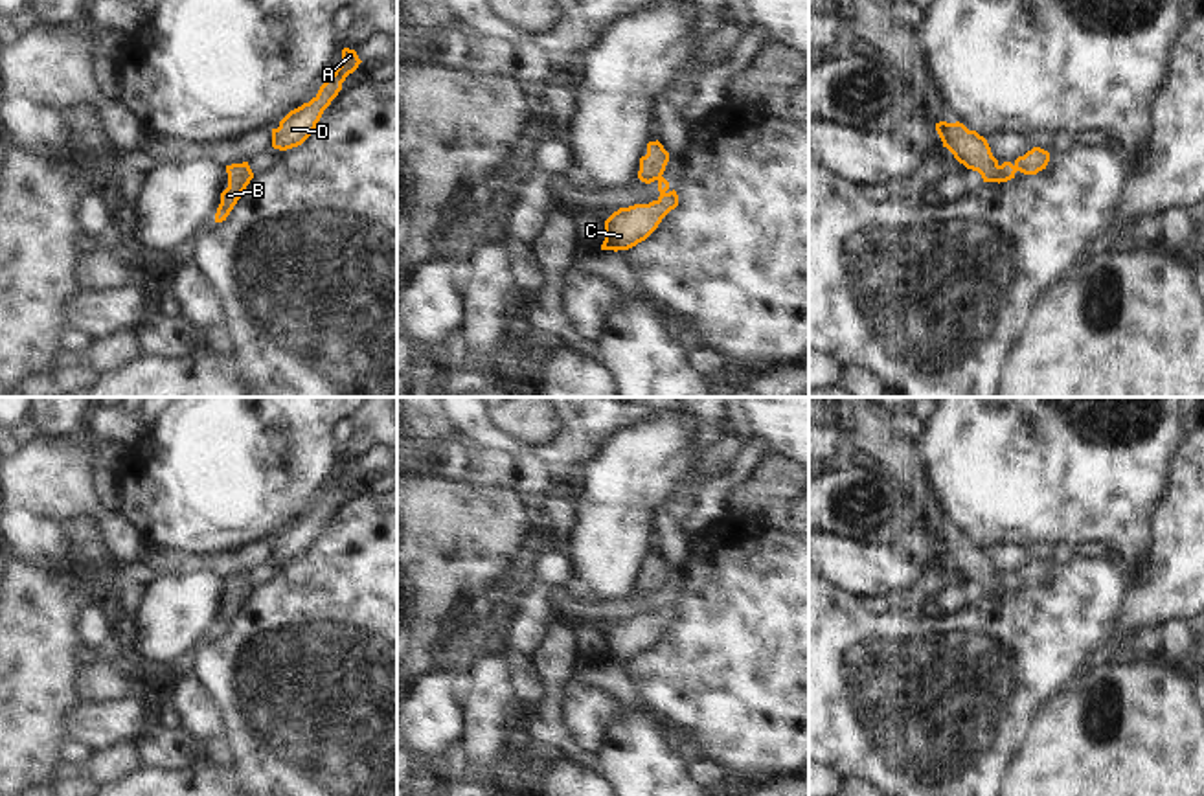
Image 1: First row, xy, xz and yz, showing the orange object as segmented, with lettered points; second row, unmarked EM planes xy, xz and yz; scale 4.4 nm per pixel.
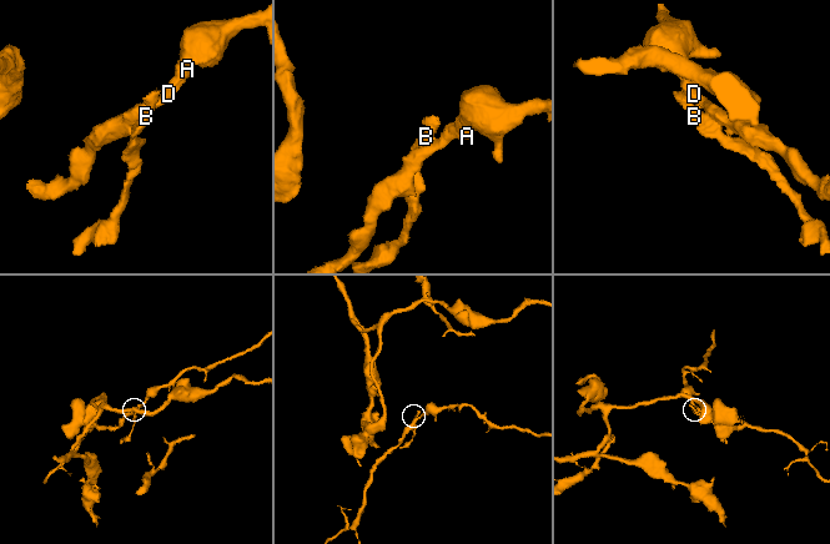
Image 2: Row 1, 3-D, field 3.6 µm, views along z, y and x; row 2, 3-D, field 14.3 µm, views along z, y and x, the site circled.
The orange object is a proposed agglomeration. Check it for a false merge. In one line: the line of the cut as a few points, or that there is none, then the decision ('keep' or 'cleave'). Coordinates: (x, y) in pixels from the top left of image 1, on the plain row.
cut yz (999, 578), (1008, 591); cleave

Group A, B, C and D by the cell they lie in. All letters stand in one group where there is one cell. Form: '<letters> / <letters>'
A C D / B

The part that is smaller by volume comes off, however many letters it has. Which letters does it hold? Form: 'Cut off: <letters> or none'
Cut off: B

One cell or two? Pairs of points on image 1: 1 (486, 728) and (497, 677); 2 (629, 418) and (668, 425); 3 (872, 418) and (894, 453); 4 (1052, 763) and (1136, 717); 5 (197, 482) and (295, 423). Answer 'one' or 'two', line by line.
1: one
2: two
3: one
4: one
5: one

